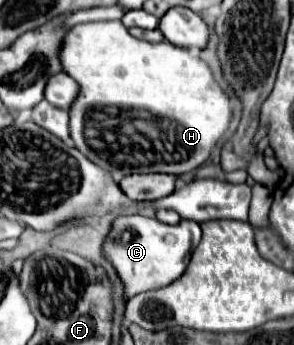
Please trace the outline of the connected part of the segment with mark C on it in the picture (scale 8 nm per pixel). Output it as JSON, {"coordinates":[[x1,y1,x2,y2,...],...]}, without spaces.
{"coordinates":[[119,215,103,243,103,257,113,265,123,283,123,299,173,283,183,275,191,257,191,229,195,229,195,247,201,239,201,227,195,221,181,219,177,225,167,225,143,215]]}

